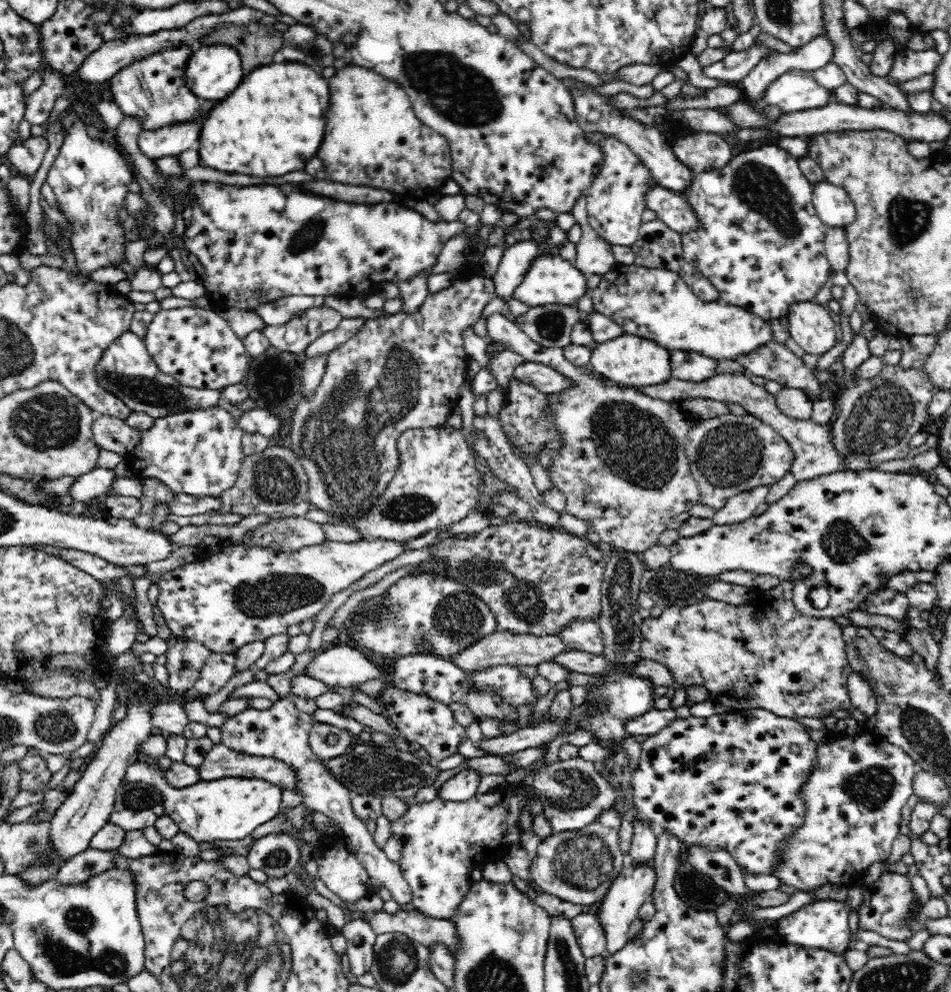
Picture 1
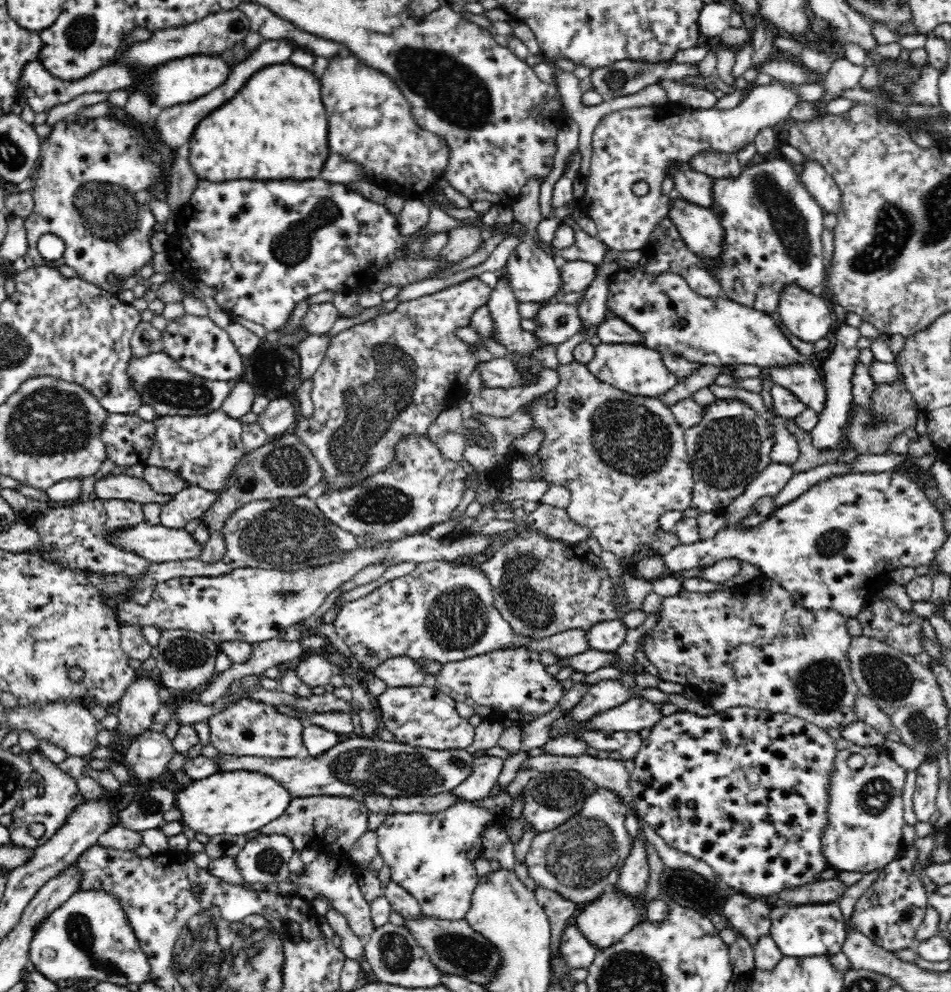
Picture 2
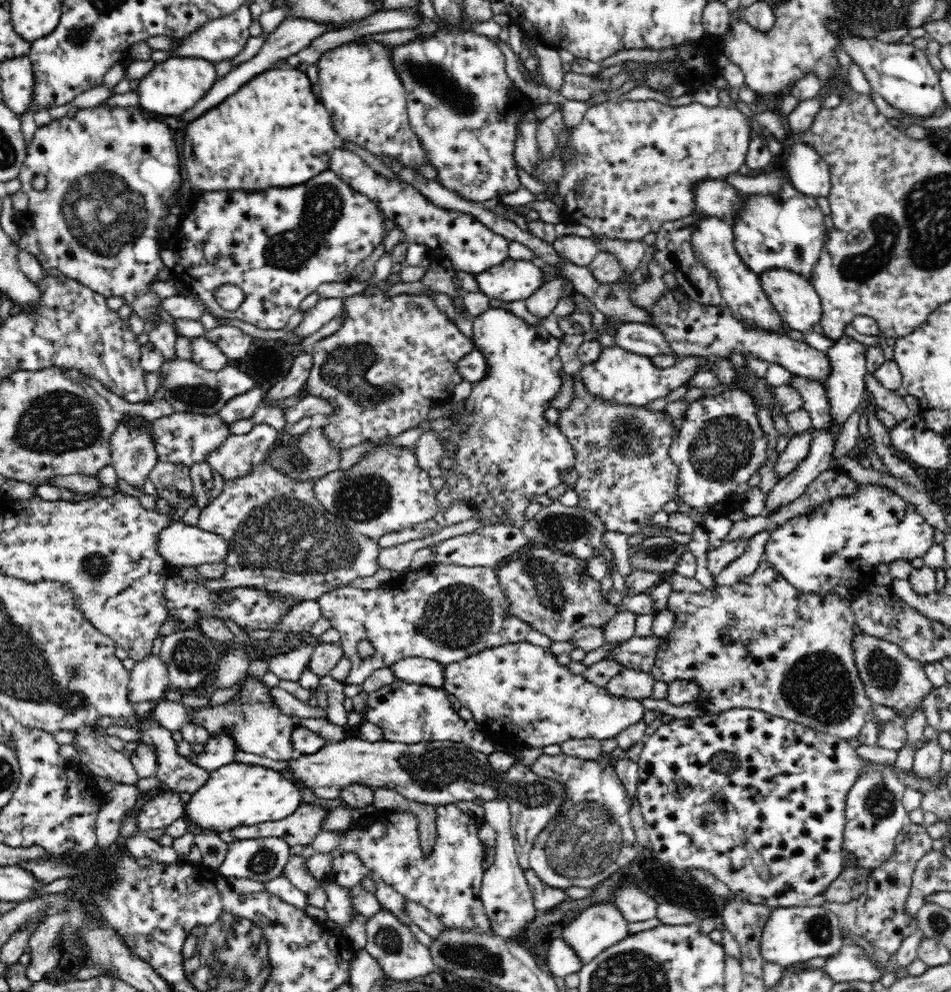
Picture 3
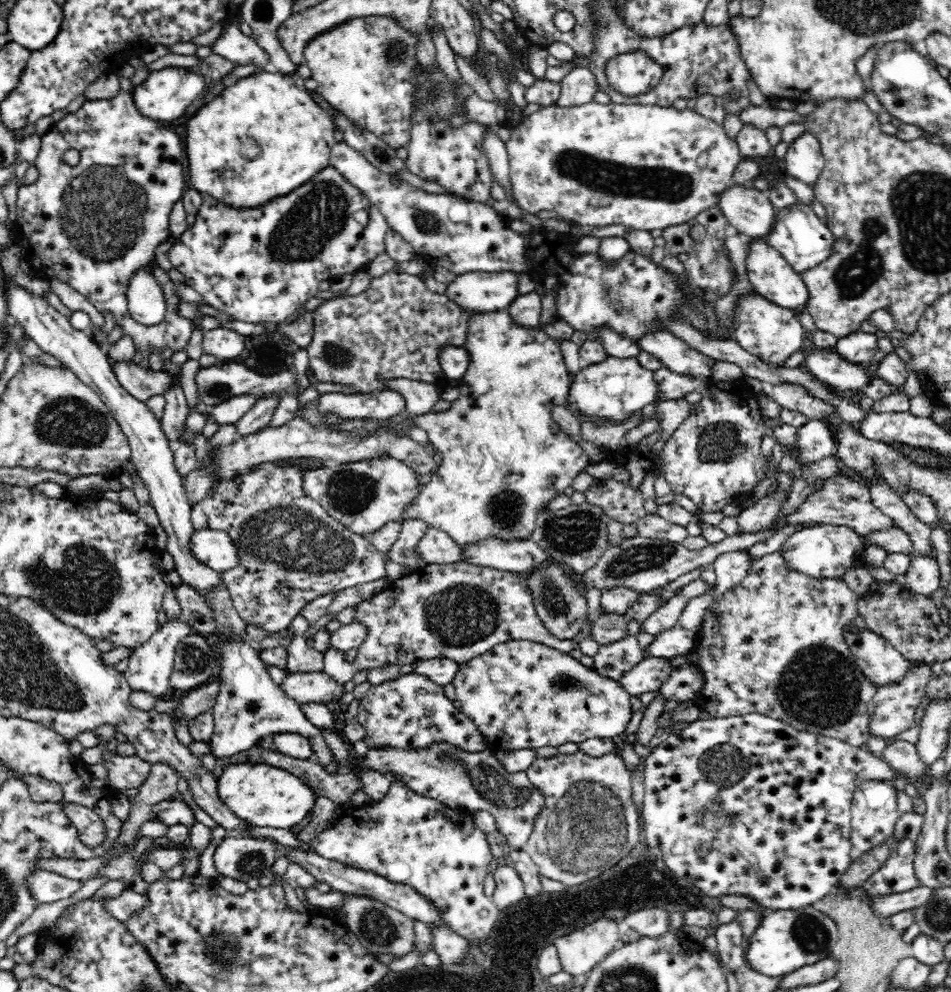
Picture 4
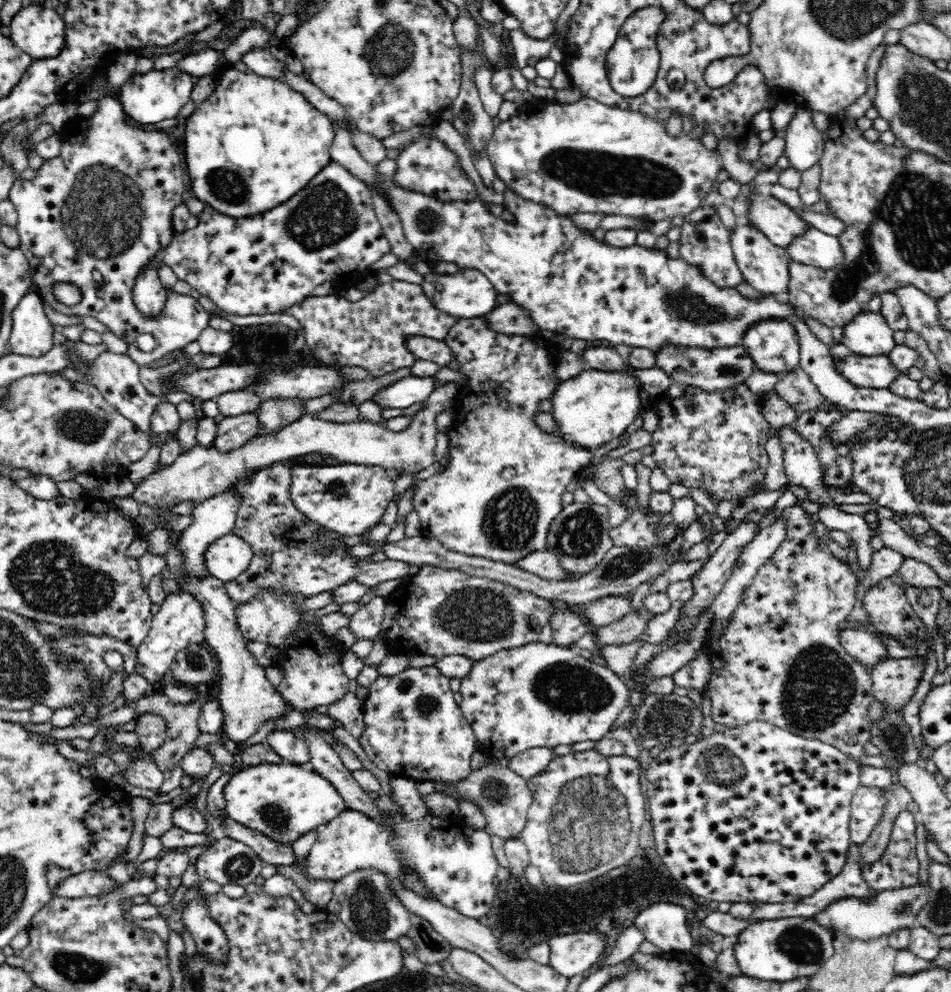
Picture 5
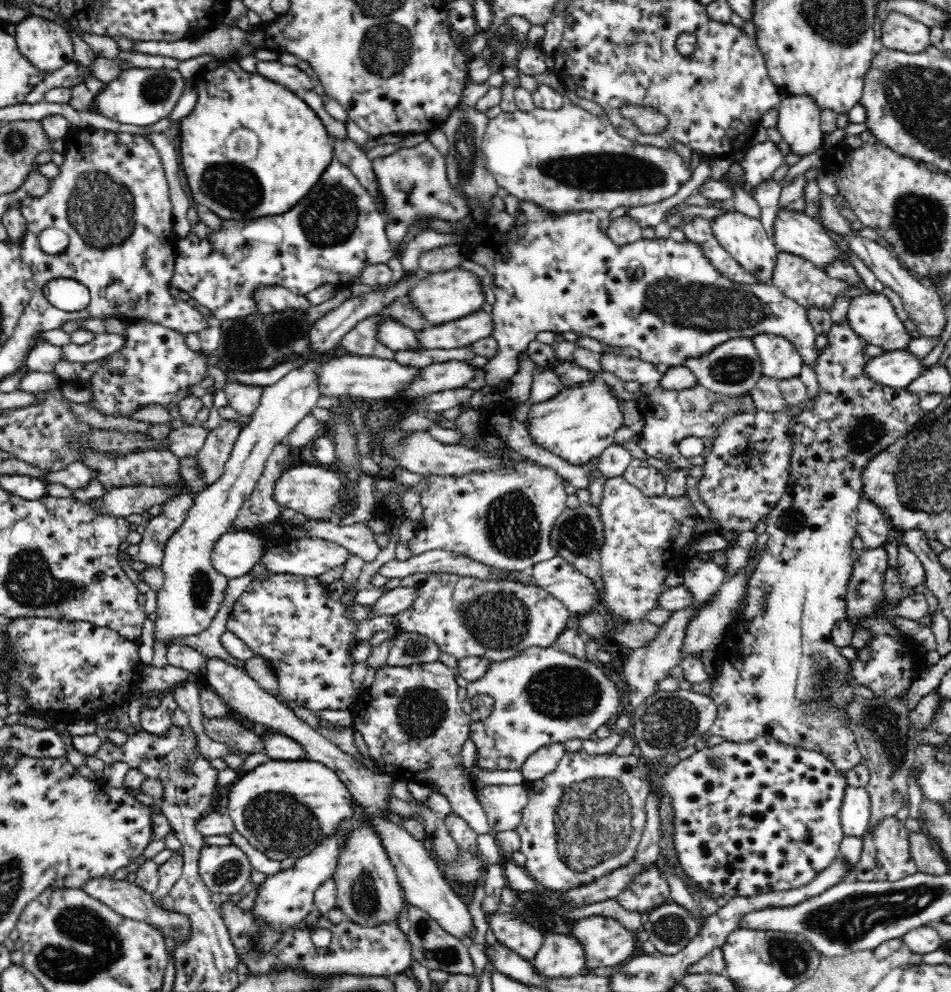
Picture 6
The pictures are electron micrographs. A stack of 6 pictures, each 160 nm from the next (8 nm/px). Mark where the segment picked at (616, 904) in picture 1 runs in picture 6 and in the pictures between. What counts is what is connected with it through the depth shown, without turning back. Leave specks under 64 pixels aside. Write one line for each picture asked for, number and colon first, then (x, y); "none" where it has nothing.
2: (607, 919)
3: (594, 930)
4: (580, 951)
5: (574, 953)
6: (560, 955)

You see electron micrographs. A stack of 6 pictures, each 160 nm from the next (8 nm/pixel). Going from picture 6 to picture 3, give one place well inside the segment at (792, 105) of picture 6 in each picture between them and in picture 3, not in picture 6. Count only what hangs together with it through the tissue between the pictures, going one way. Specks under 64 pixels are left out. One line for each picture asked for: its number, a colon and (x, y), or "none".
3: (808, 172)
4: (804, 159)
5: (804, 145)

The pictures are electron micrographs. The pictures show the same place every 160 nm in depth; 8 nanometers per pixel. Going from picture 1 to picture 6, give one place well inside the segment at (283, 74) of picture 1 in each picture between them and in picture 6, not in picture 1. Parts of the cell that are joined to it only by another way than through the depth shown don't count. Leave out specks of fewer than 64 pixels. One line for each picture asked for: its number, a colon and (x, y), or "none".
2: (275, 128)
3: (277, 107)
4: (263, 136)
5: (254, 142)
6: (251, 148)

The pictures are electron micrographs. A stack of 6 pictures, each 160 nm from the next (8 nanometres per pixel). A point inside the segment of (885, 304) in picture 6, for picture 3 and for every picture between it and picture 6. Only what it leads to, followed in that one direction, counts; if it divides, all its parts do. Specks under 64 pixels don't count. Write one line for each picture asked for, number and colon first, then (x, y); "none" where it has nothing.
3: (845, 385)
4: (859, 347)
5: (868, 334)

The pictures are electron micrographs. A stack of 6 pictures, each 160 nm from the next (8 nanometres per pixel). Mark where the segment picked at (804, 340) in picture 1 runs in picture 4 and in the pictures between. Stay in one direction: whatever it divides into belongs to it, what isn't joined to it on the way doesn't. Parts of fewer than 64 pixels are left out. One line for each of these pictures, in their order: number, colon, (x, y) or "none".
2: (808, 316)
3: (792, 295)
4: (771, 275)

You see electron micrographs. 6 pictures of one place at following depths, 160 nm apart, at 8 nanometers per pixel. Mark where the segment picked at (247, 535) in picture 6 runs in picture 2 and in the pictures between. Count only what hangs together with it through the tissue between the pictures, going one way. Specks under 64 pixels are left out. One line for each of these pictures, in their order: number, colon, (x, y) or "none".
2: (157, 544)
3: (180, 545)
4: (214, 548)
5: (230, 556)

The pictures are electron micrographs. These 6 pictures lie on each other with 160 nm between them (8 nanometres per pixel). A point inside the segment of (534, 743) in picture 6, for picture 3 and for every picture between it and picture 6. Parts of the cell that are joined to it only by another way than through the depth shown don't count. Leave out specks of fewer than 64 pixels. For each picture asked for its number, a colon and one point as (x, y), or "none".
3: (521, 696)
4: (521, 694)
5: (538, 695)

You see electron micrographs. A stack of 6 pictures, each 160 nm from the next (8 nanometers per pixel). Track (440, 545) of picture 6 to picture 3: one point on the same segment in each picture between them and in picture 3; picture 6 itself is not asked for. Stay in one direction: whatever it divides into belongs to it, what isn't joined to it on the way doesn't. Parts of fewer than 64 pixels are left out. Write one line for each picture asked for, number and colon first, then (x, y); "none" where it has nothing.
3: (506, 453)
4: (504, 458)
5: (496, 499)

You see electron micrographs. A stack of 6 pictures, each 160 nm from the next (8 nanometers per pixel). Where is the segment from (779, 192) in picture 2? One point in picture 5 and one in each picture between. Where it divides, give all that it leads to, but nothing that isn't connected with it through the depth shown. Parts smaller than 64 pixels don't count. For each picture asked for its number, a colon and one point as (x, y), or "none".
3: (787, 231)
4: (804, 240)
5: (815, 248)

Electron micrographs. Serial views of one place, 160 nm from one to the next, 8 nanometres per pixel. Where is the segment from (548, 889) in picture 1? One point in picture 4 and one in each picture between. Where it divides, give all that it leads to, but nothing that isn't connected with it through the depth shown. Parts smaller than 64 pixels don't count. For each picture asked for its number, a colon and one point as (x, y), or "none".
2: (581, 859)
3: (592, 836)
4: (589, 818)

